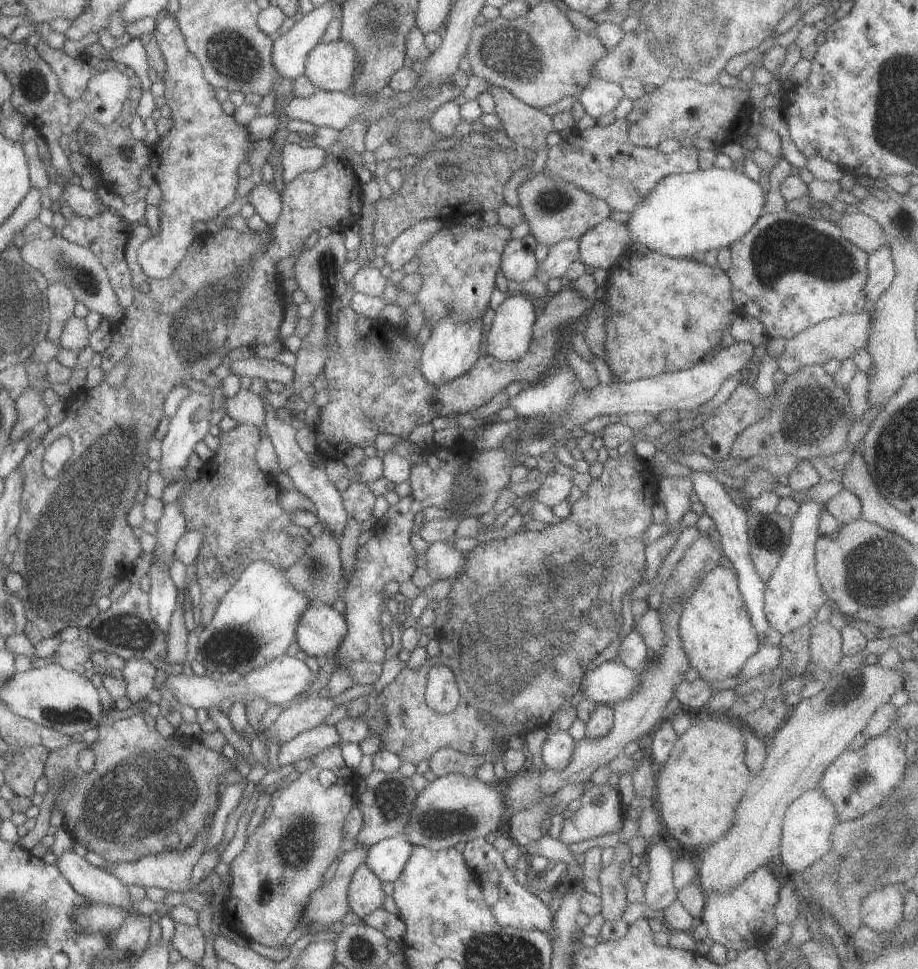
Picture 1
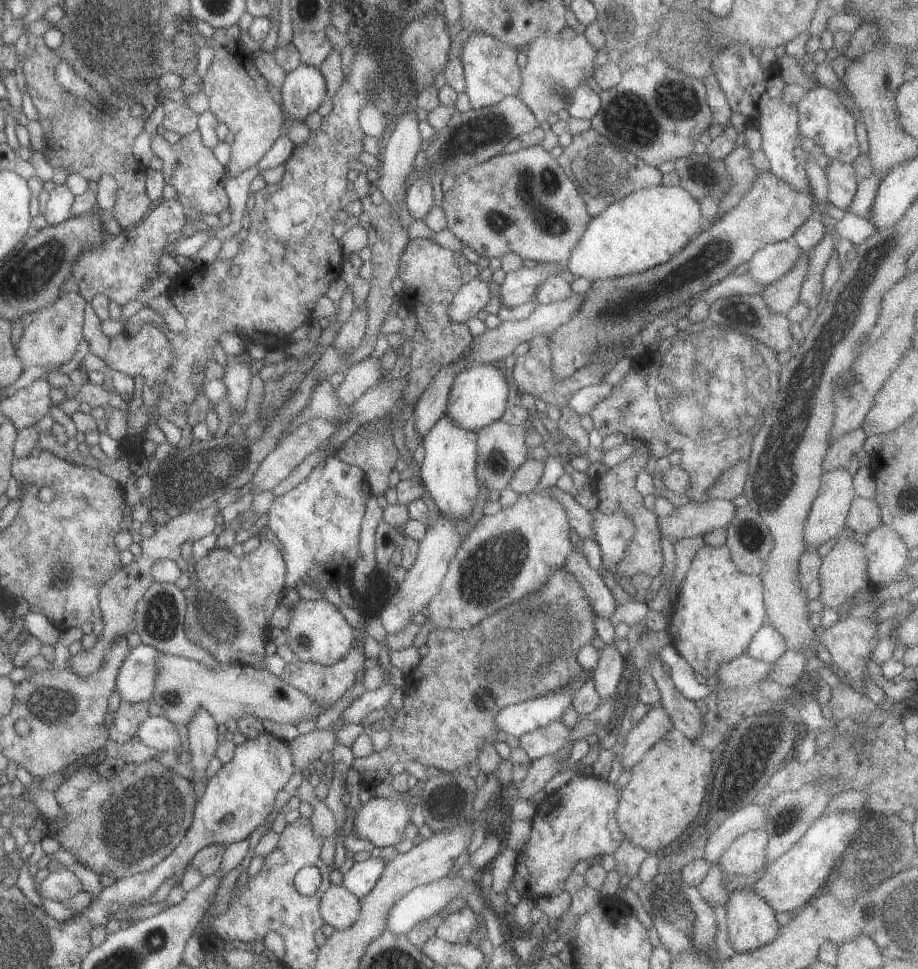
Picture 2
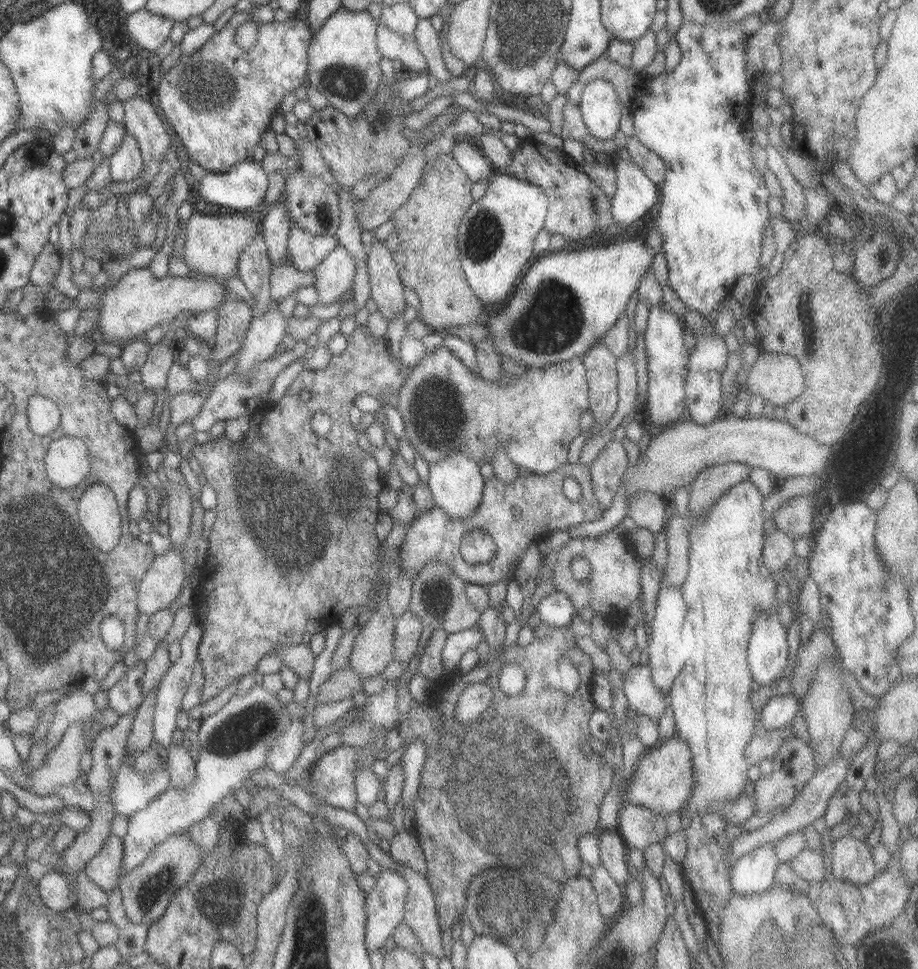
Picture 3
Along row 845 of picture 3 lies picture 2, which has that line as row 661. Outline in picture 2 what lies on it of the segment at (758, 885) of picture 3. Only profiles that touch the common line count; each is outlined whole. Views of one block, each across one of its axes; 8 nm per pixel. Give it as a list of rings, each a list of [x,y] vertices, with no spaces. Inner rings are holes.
[[[767,624],[761,625],[749,641],[743,655],[767,664],[774,663],[786,651],[785,642],[777,630]]]

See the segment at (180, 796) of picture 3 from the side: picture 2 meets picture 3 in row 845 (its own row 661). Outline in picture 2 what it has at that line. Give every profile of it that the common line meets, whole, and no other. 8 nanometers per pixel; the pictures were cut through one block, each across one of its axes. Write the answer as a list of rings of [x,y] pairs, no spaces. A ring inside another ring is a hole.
[[[143,643],[129,649],[115,677],[114,691],[121,701],[136,703],[150,700],[159,654],[158,650]]]

